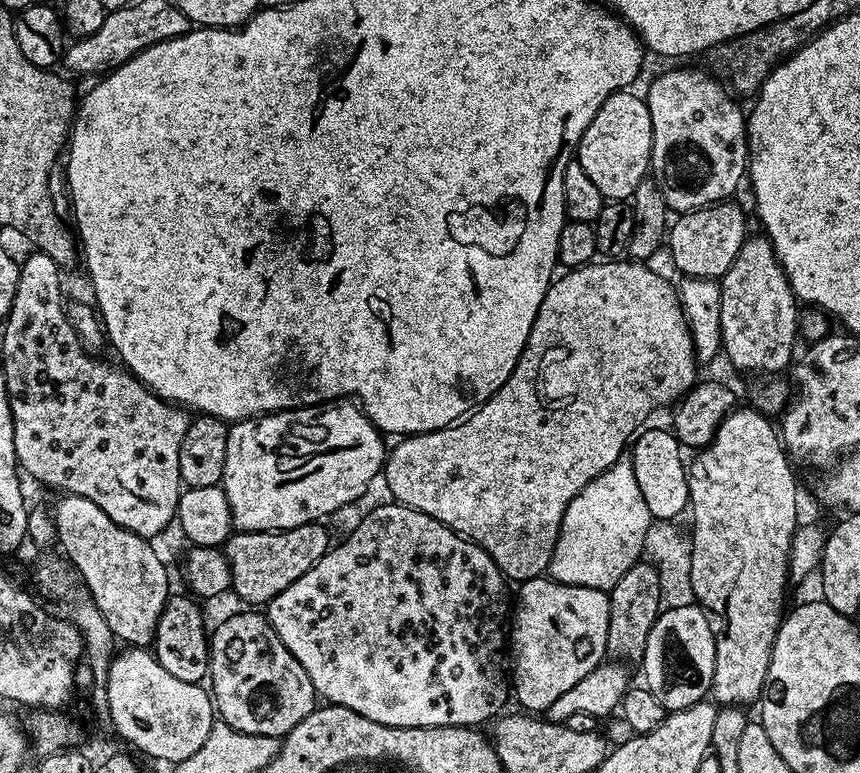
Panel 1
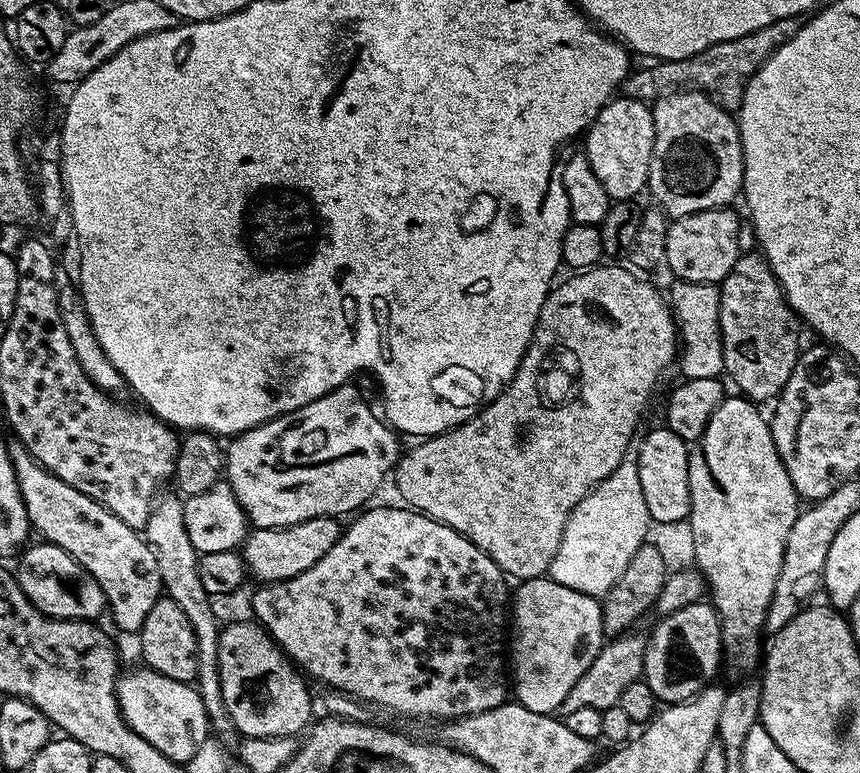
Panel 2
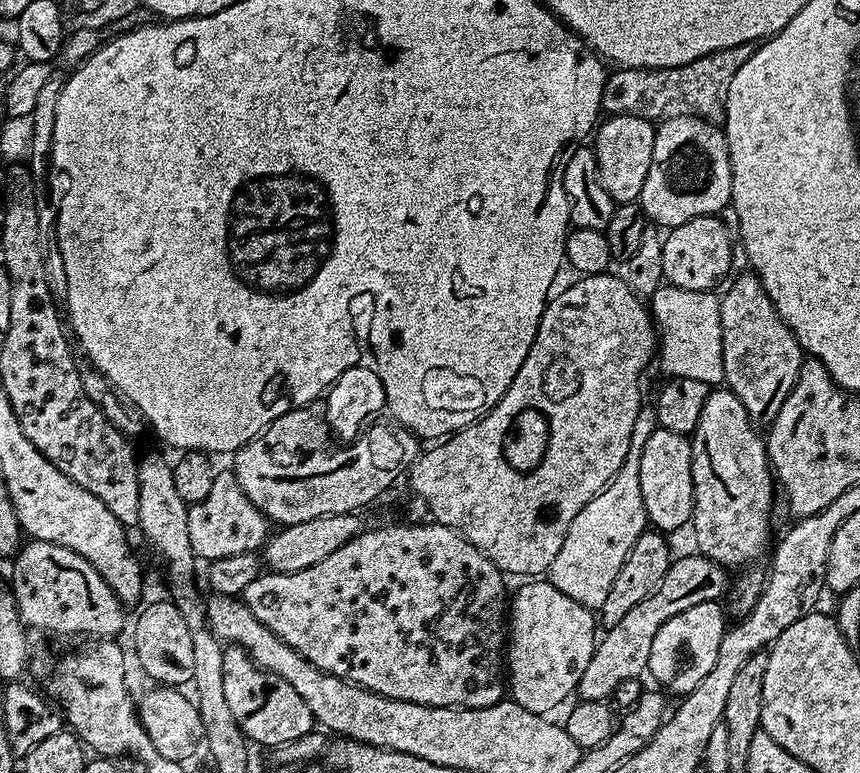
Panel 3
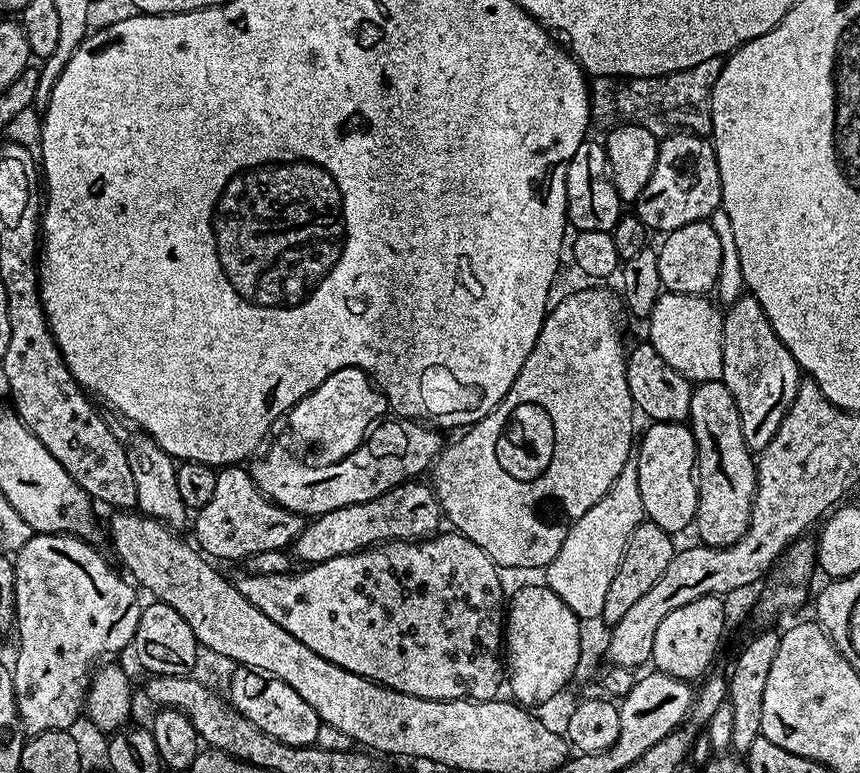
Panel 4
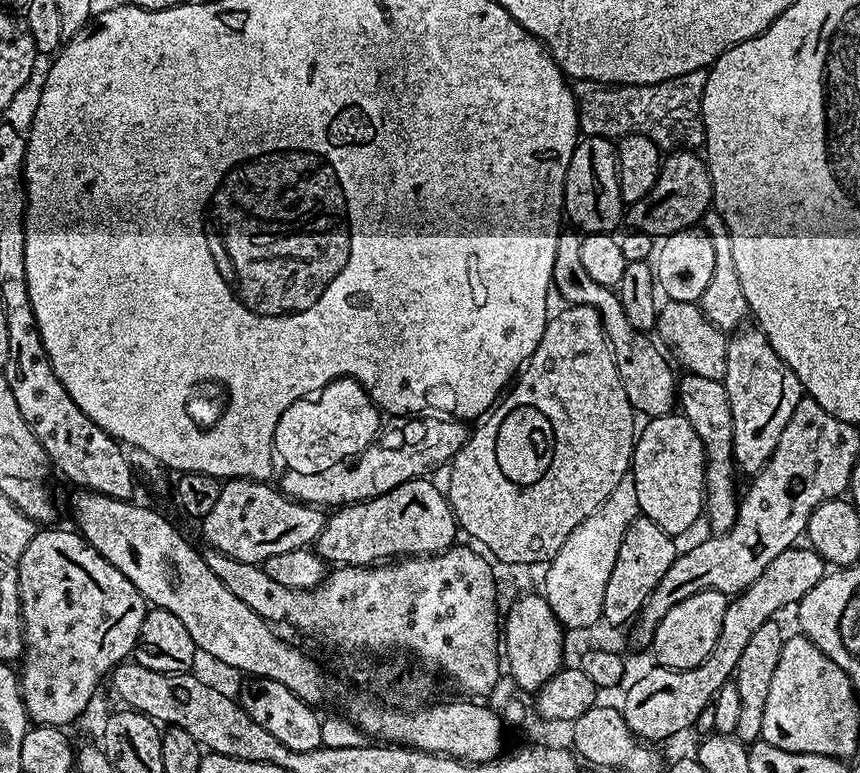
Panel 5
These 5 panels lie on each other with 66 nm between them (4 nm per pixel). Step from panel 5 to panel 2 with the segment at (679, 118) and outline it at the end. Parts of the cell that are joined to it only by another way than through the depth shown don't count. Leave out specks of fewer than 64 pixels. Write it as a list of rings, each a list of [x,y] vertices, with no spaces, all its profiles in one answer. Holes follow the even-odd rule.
[[[796,18],[779,20],[770,26],[762,26],[762,30],[754,30],[742,38],[718,42],[702,50],[702,54],[694,54],[685,60],[662,60],[653,63],[653,68],[640,68],[637,72],[635,69],[623,82],[623,95],[635,100],[655,102],[670,92],[695,90],[707,92],[723,108],[739,109],[748,79],[767,62],[770,54],[774,54],[774,50],[778,50],[778,46],[785,44],[800,29],[800,25],[801,21]]]

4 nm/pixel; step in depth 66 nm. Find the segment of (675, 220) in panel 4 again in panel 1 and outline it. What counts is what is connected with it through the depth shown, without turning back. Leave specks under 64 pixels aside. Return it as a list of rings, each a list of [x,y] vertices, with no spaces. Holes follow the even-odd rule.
[[[672,68],[664,72],[646,91],[648,109],[650,110],[650,122],[652,123],[652,163],[650,165],[651,175],[656,181],[658,190],[662,190],[662,198],[666,198],[669,209],[673,213],[683,214],[692,212],[695,208],[704,208],[708,204],[719,204],[727,201],[736,192],[740,179],[745,179],[748,171],[748,122],[745,109],[740,109],[741,101],[735,95],[730,94],[729,89],[711,71],[703,72],[700,68]]]

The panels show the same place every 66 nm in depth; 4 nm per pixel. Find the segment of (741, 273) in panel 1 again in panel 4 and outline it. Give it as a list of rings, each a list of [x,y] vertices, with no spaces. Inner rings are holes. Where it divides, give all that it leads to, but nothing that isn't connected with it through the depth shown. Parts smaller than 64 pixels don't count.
[[[742,294],[733,304],[727,305],[723,317],[724,385],[738,406],[738,418],[742,422],[742,436],[746,438],[746,446],[759,454],[768,445],[770,438],[778,434],[778,426],[782,426],[782,418],[786,418],[794,402],[802,373],[790,350],[786,350],[782,338],[774,334],[774,326],[770,326],[762,306],[752,295]]]

